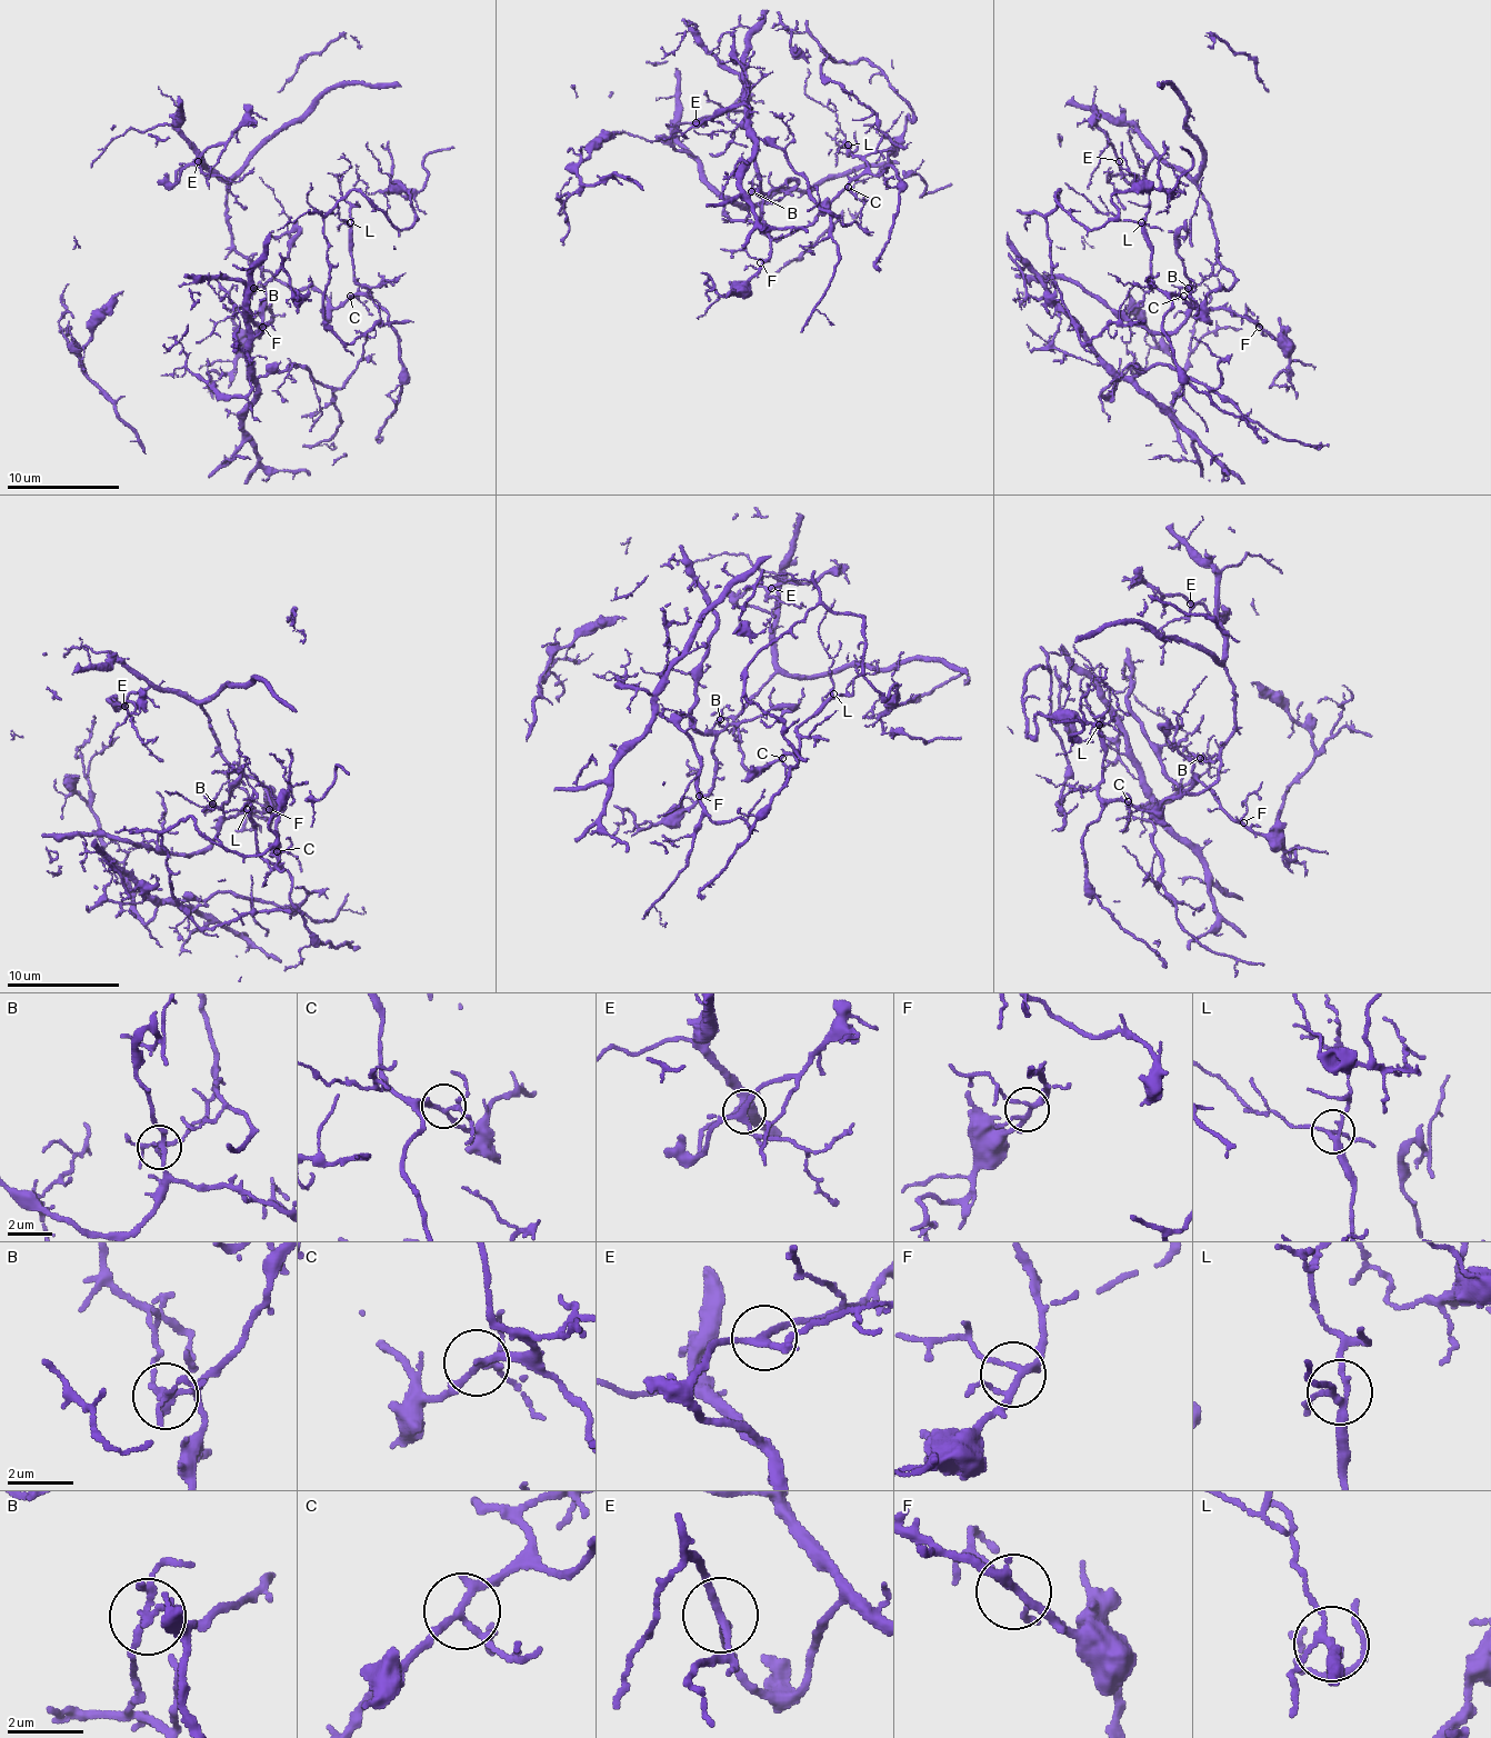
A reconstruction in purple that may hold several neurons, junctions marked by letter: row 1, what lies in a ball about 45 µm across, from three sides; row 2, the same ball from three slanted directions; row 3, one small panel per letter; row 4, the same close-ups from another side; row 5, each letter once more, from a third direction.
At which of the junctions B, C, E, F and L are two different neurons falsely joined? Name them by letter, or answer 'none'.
B

